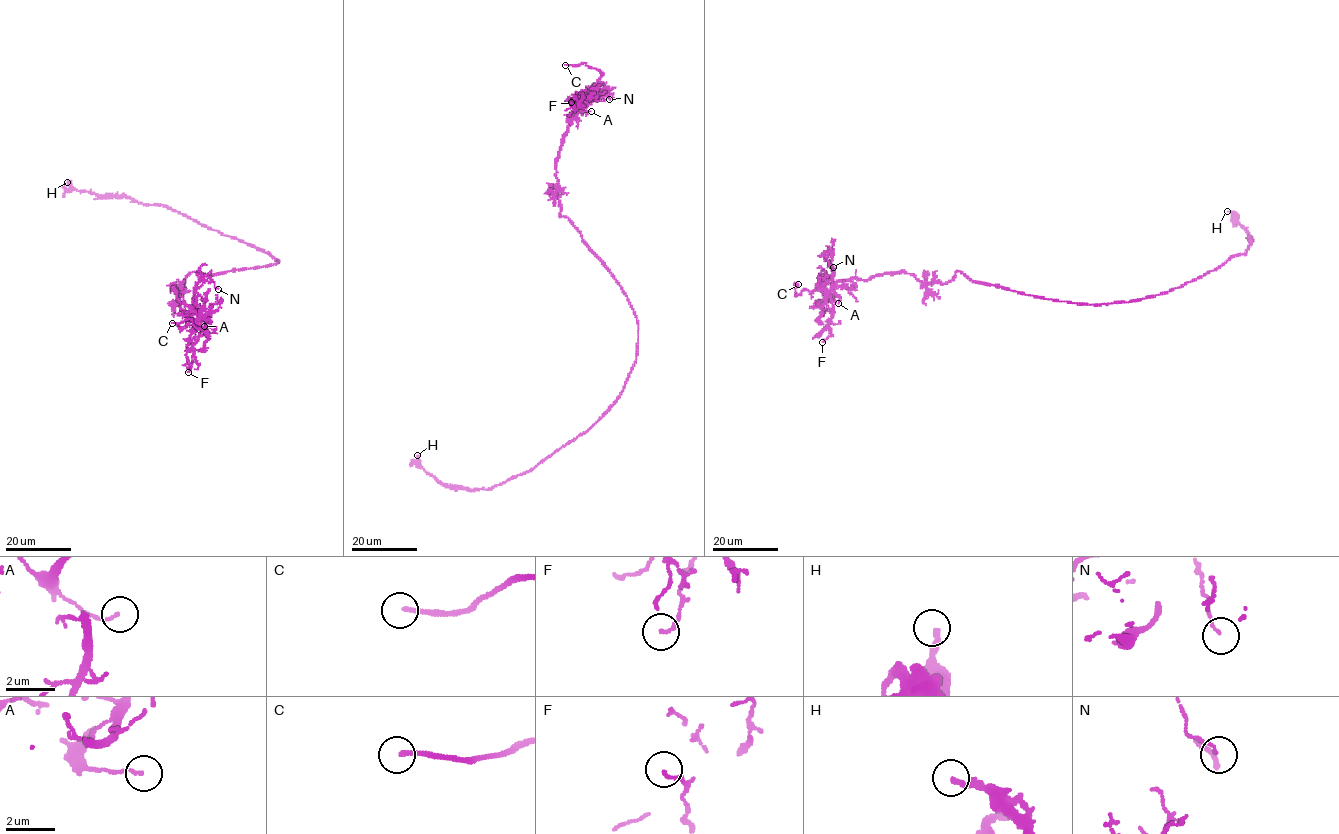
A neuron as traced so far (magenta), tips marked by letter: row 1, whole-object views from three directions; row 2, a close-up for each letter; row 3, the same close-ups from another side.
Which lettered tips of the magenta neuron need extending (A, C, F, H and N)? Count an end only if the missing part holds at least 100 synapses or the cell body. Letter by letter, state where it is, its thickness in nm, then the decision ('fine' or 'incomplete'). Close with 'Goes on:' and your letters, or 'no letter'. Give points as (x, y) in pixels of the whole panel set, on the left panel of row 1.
A: (204, 326) | 110 nm | fine
C: (172, 323) | 190 nm | incomplete
F: (188, 372) | 130 nm | fine
H: (67, 182) | 240 nm | fine
N: (218, 289) | 100 nm | fine
Goes on: C

